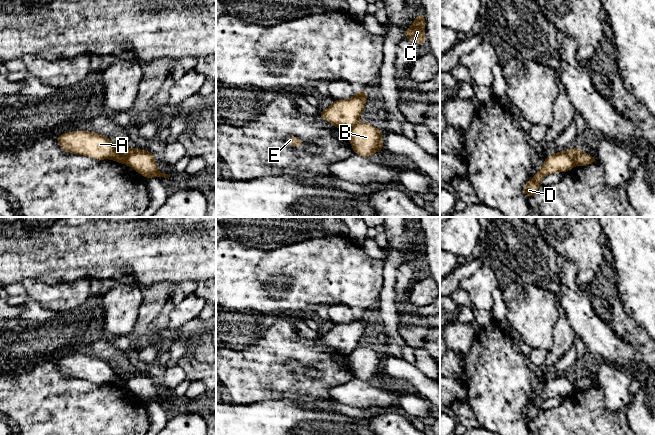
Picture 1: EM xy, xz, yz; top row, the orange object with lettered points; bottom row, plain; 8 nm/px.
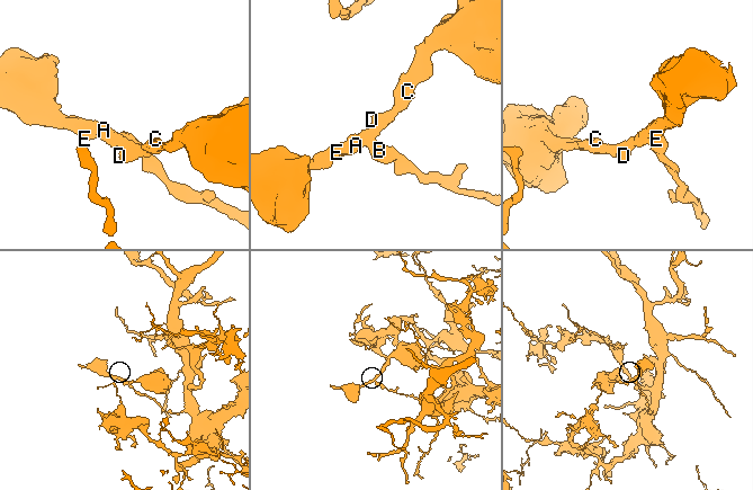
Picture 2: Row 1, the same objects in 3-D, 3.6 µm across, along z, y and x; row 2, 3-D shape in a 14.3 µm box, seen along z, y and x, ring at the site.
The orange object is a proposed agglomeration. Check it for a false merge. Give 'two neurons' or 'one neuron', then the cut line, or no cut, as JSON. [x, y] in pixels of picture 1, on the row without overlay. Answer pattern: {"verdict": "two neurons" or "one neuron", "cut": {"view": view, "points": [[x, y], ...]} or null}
{"verdict": "two neurons", "cut": {"view": "yz", "points": [[572, 373], [575, 389]]}}

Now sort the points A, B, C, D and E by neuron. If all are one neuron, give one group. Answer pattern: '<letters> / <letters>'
A C D E / B

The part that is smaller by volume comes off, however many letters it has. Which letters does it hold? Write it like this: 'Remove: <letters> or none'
Remove: A, C, D, E

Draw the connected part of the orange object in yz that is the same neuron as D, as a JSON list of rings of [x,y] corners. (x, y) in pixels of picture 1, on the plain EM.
[[[573,373],[558,375],[546,381],[541,393],[523,409],[524,419],[533,421],[541,410],[542,403],[549,399],[560,396],[567,396],[575,390]]]

